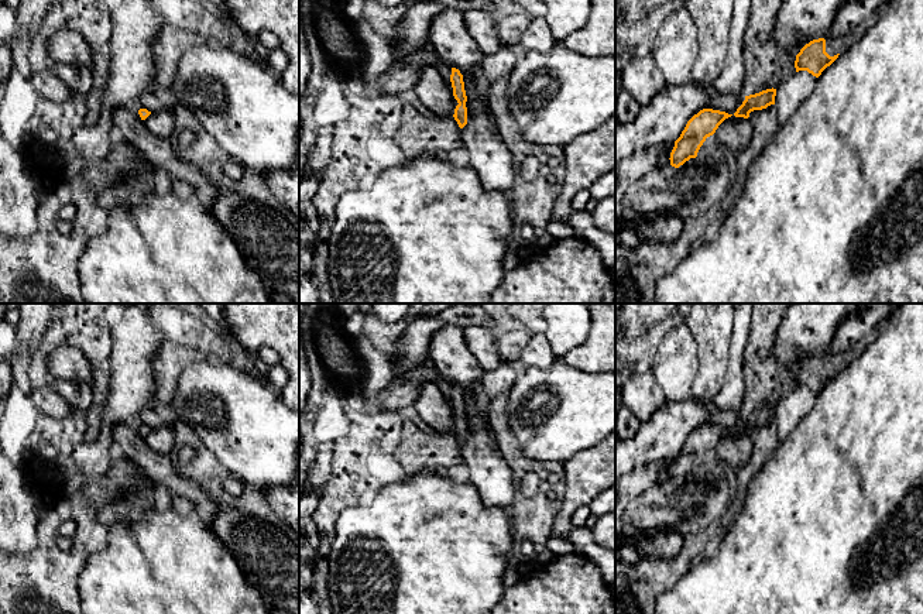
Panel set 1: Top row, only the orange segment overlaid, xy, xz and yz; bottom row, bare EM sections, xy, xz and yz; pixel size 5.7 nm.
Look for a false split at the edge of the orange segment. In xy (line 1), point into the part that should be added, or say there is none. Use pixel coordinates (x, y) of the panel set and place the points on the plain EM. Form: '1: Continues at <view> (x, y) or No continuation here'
1: No continuation here

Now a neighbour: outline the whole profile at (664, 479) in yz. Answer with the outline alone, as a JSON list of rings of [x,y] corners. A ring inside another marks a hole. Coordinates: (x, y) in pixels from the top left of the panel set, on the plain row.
[[[669,459],[669,463],[658,471],[656,484],[665,488],[670,488],[675,483],[670,481],[670,469],[675,463],[675,459]]]

